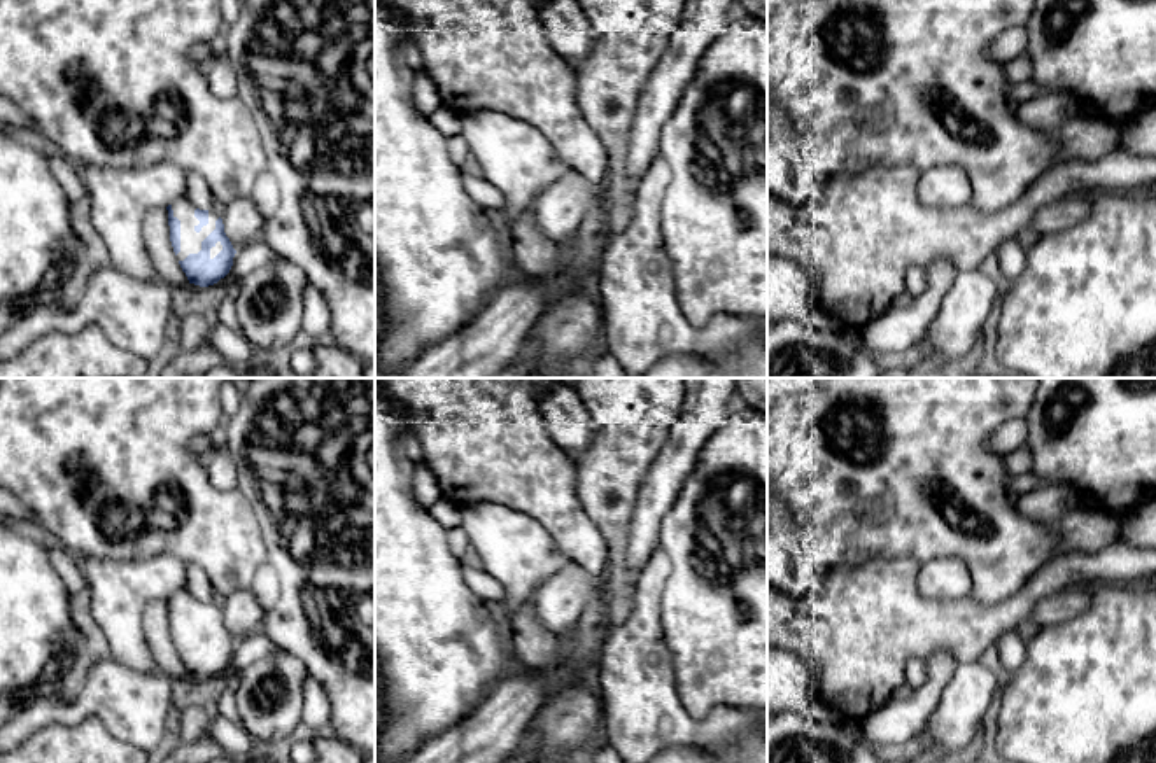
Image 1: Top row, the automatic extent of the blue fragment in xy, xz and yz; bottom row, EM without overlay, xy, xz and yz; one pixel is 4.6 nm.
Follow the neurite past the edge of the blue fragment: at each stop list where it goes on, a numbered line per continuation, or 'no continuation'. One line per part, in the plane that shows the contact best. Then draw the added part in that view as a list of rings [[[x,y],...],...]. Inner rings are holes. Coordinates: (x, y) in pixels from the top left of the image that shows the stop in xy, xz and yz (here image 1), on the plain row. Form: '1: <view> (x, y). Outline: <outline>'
1: xy (107, 464). Outline: [[[0,378],[0,488],[32,509],[44,536],[75,556],[110,560],[149,560],[173,555],[200,567],[215,598],[208,616],[194,620],[196,598],[186,590],[172,595],[180,612],[177,653],[201,642],[201,634],[215,621],[221,600],[249,590],[256,570],[268,562],[263,528],[252,504],[238,490],[215,488],[203,462],[193,450],[193,438],[224,427],[219,390],[226,378]]]

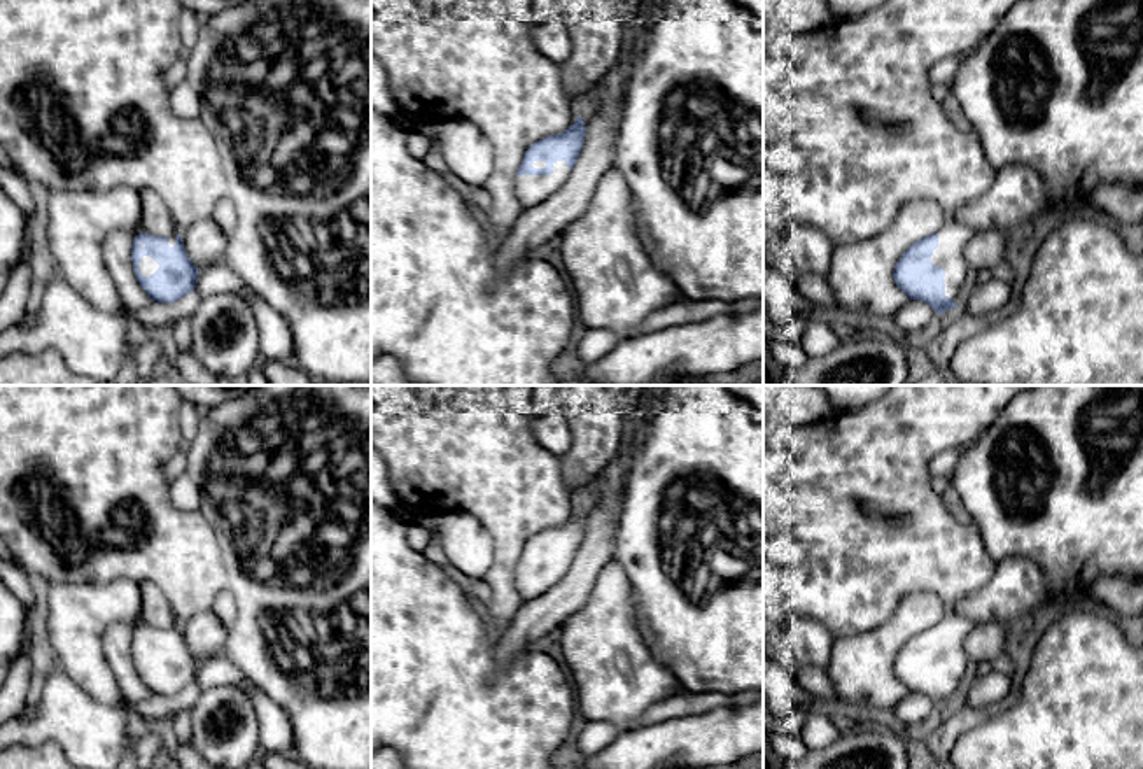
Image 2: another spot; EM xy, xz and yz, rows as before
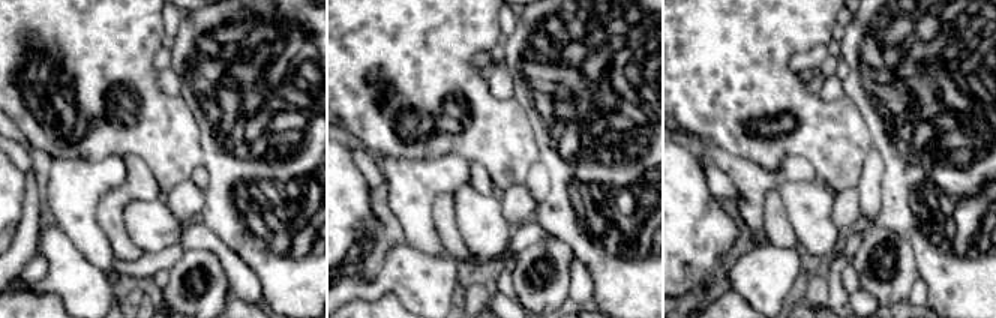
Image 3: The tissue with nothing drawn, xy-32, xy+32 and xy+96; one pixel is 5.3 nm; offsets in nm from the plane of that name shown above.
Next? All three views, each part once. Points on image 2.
1: yz (853, 522). Outline: [[[893,385],[884,396],[858,410],[833,413],[812,424],[791,426],[763,419],[763,639],[770,643],[782,641],[784,629],[796,618],[817,620],[830,631],[831,638],[870,632],[889,620],[905,596],[931,592],[945,606],[945,611],[935,624],[938,627],[938,639],[933,643],[931,655],[945,664],[945,688],[959,695],[971,673],[963,645],[975,622],[954,611],[952,604],[987,585],[996,573],[996,561],[987,552],[978,526],[959,522],[947,510],[943,494],[935,489],[929,462],[938,454],[956,454],[971,445],[994,422],[1010,399],[1031,387],[1034,385]]]

